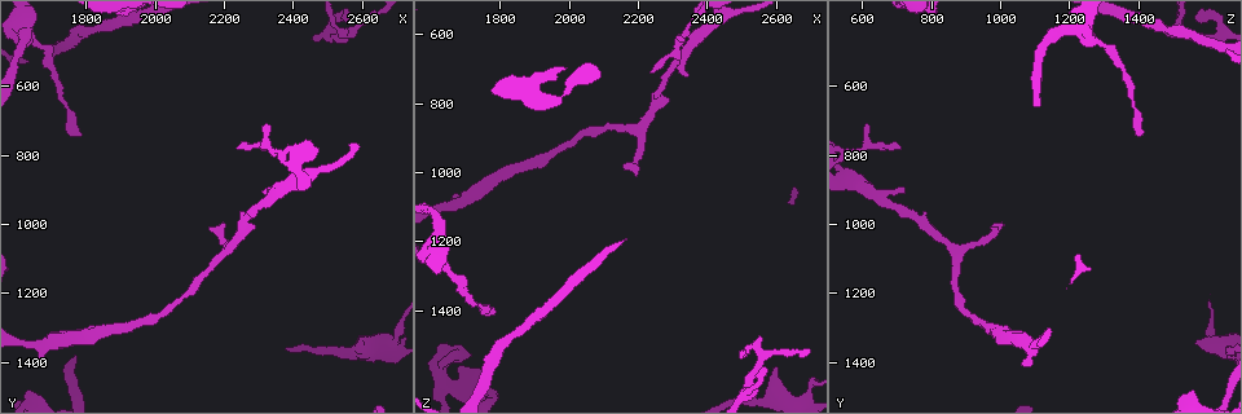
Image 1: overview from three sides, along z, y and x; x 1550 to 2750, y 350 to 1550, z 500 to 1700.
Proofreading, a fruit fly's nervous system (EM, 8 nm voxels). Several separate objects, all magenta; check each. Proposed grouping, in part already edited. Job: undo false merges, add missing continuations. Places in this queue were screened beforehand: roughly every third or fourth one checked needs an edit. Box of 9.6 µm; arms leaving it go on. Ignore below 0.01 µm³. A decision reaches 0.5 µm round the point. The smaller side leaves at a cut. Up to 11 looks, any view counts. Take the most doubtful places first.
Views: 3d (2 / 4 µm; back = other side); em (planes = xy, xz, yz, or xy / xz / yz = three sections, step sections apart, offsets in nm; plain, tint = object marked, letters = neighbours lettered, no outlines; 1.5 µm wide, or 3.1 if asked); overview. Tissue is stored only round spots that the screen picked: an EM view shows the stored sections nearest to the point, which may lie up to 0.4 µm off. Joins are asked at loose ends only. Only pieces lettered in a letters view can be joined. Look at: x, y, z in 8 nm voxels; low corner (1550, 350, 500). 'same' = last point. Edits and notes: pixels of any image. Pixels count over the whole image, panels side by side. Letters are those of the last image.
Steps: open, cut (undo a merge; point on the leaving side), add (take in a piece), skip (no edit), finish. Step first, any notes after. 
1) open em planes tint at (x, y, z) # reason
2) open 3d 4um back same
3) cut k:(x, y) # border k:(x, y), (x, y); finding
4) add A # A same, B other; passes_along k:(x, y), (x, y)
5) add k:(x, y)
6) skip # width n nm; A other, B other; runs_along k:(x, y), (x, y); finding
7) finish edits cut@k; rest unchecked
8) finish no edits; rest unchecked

open em yz step 8 plain at (2690, 1350, 1640) # sharp bend

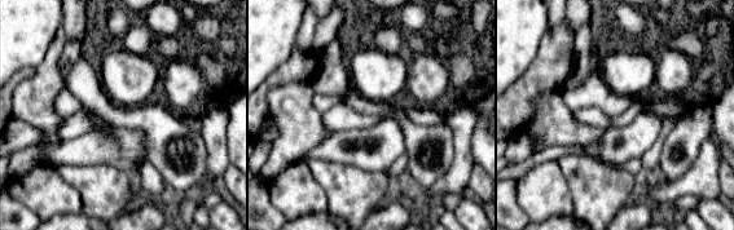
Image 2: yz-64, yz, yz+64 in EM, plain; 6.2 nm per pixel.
open em yz step 8 letters same

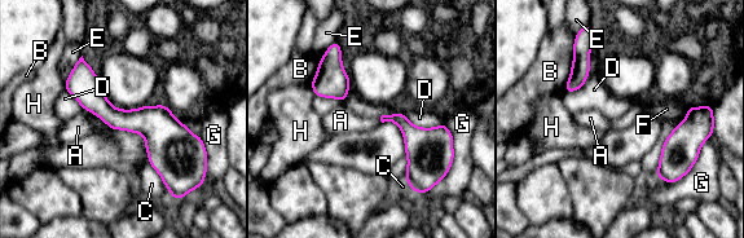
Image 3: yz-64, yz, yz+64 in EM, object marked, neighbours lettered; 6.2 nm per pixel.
skip # A other, B other, C other, D other, E other, F other, G other, H other; runs_along 3:(79, 69), (181, 180); all the same cell

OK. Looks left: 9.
open 3d 2um at (2200, 1000, 1000) # free end

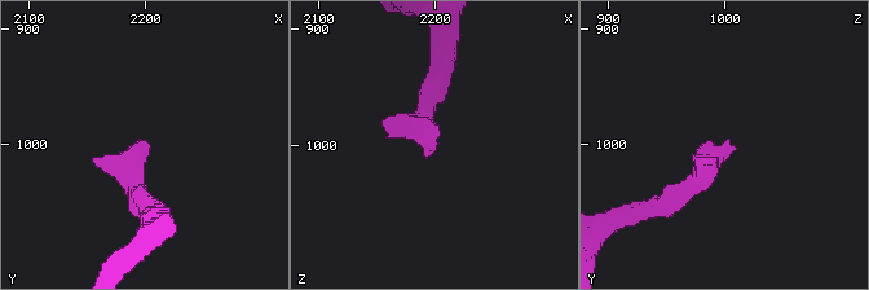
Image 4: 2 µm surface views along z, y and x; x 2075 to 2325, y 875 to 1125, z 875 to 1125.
open em planes plain at (2196, 994, 1008) # shape alone is not enough

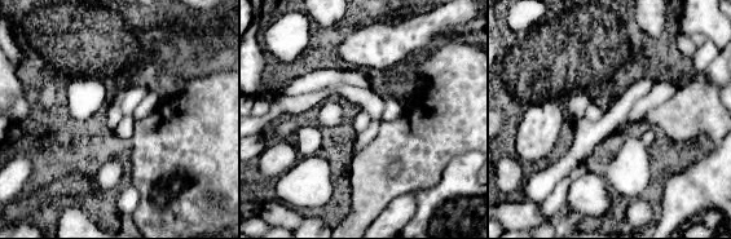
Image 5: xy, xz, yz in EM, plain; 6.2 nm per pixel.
open em planes letters same

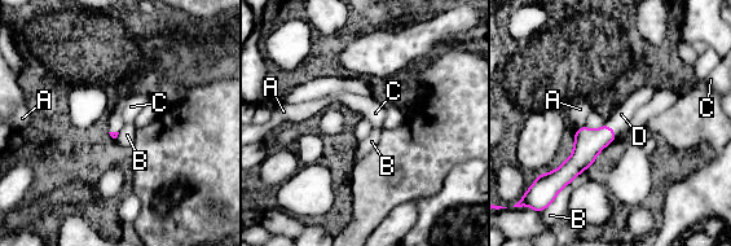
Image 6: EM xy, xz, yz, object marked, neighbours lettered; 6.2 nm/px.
add D # A other, B other, C other, D same; passes_along 6:(588, 144), (610, 128), (621, 114); it goes on there

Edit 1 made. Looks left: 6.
open overview

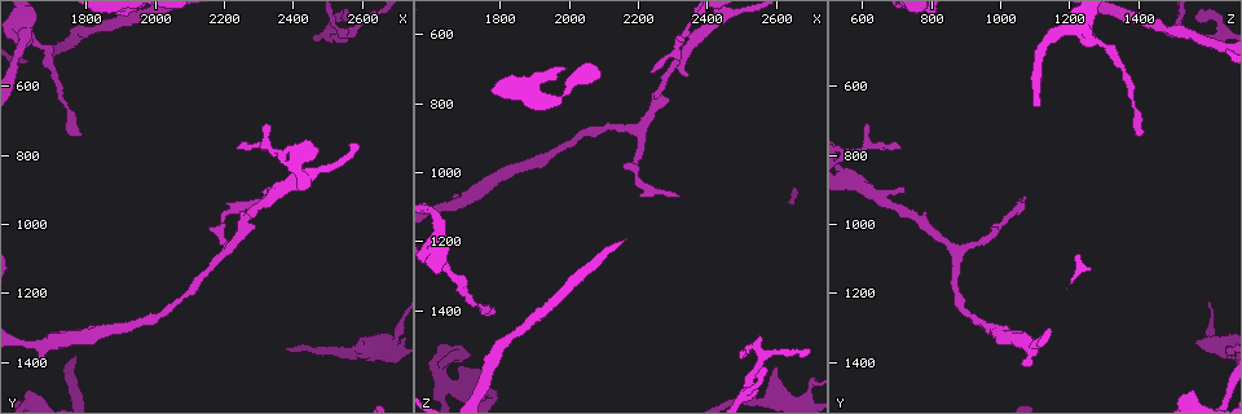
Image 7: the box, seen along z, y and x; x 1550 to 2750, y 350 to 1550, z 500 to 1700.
open em planes tint at (2570, 460, 1530) # a fork

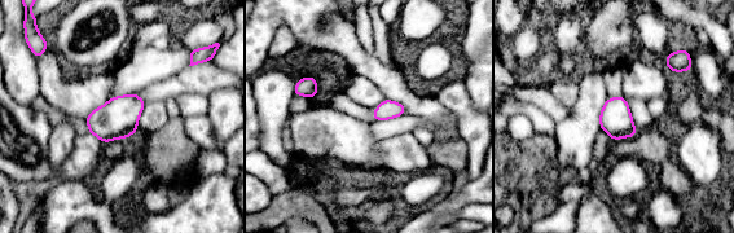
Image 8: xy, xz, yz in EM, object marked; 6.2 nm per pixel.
open em planes letters same # see the neighbours

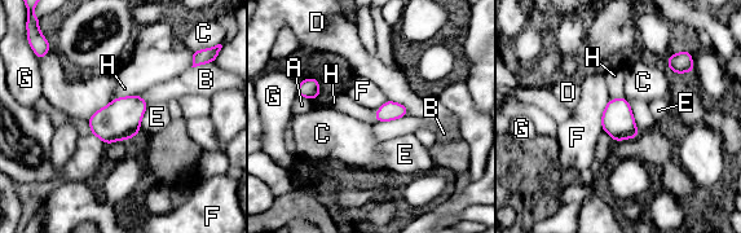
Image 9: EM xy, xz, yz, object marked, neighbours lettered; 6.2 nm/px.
skip # width 200 nm; A other, B other, C other, D other, E other, F other, G other, H other; border 9:(133, 93), (114, 99); continuous, no second cell

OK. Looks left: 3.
open 3d 2um at (1710, 590, 1370) # thick turns thin

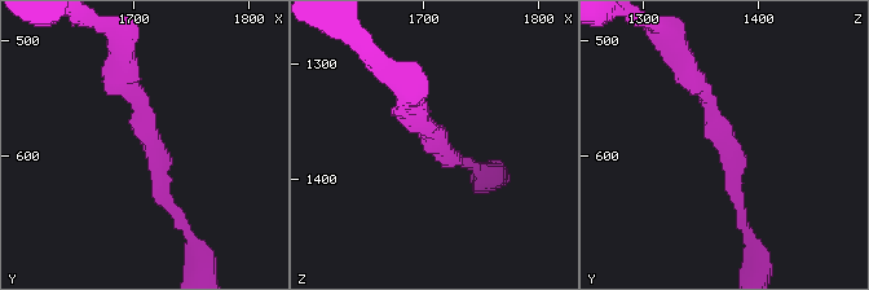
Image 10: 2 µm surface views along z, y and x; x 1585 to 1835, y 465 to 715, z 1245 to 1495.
open em xz step 4 tint at (1716, 582, 1368)

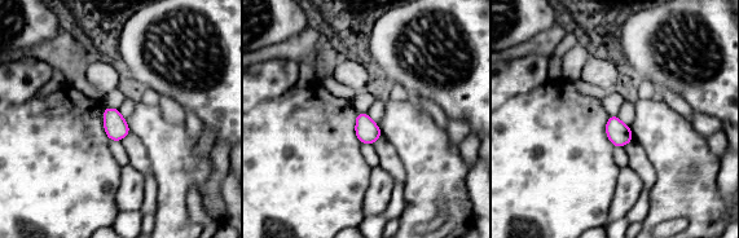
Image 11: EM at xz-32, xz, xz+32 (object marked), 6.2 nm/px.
open em planes letters same # cut it another way

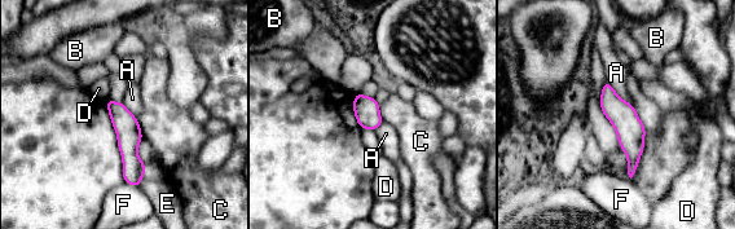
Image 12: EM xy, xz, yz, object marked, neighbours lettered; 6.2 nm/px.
skip # width 150 nm; longest_contact A 220 nm; A other, B other, C other, D other, E other, F other; one cell here

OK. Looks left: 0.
finish edits add@6; rest unchecked

